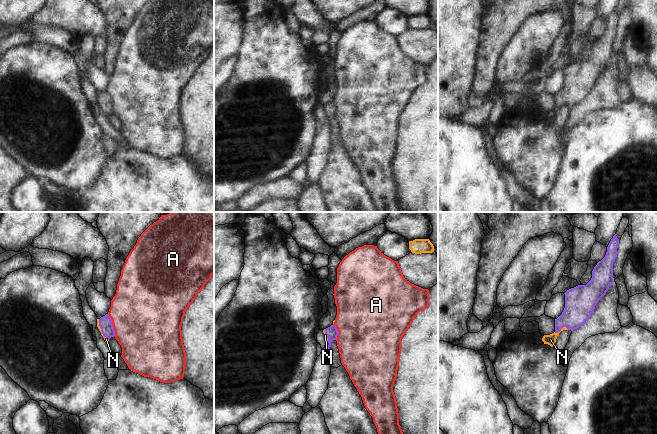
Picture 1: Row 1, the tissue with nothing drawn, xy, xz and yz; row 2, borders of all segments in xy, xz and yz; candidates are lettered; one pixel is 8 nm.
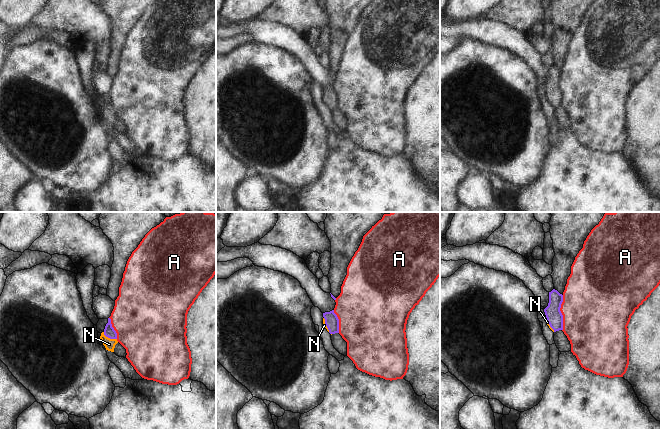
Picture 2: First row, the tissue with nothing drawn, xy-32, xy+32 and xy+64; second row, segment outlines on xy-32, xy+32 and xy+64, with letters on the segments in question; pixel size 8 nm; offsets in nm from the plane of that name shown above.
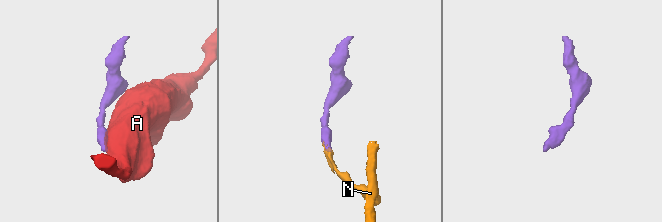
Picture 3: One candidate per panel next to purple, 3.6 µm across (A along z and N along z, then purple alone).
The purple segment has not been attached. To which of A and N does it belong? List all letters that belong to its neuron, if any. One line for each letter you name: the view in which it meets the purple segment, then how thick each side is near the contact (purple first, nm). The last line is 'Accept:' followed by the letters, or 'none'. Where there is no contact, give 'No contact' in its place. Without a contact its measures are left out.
N: Touches purple in yz. Thickness 240 nm (purple) against 80 nm
Accept: N

